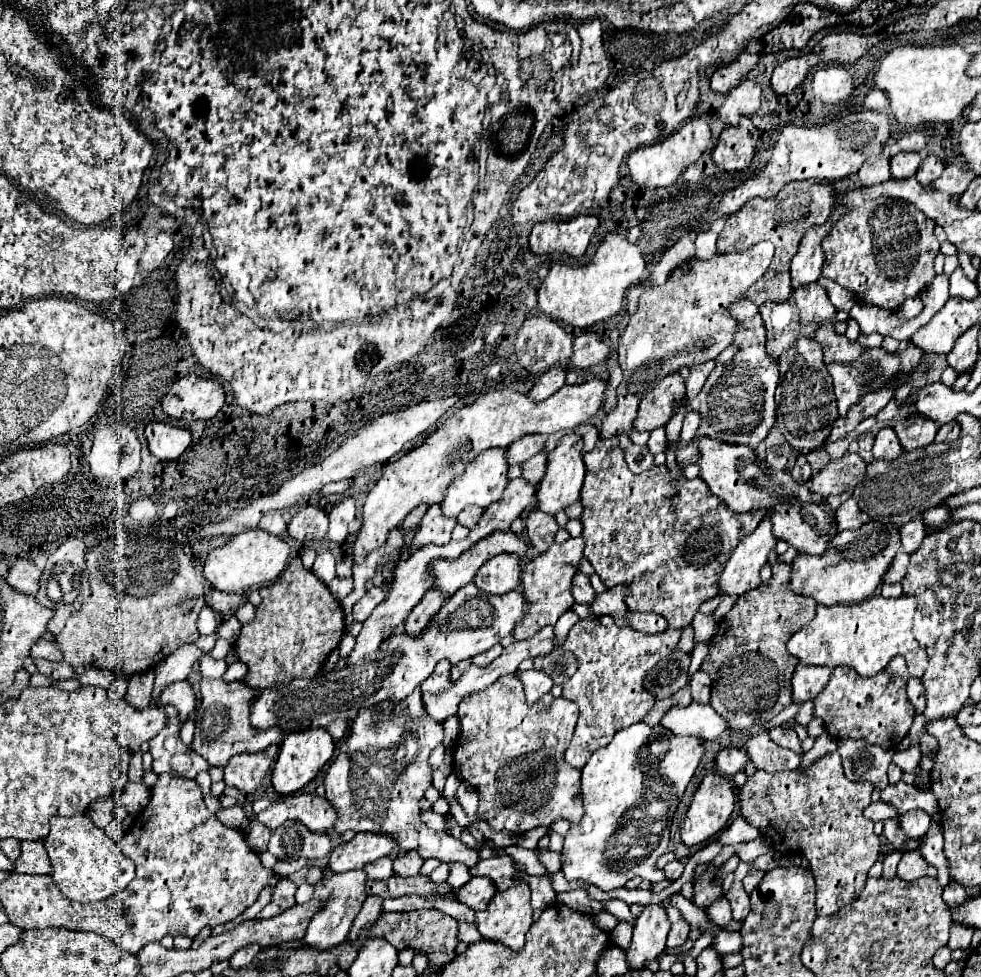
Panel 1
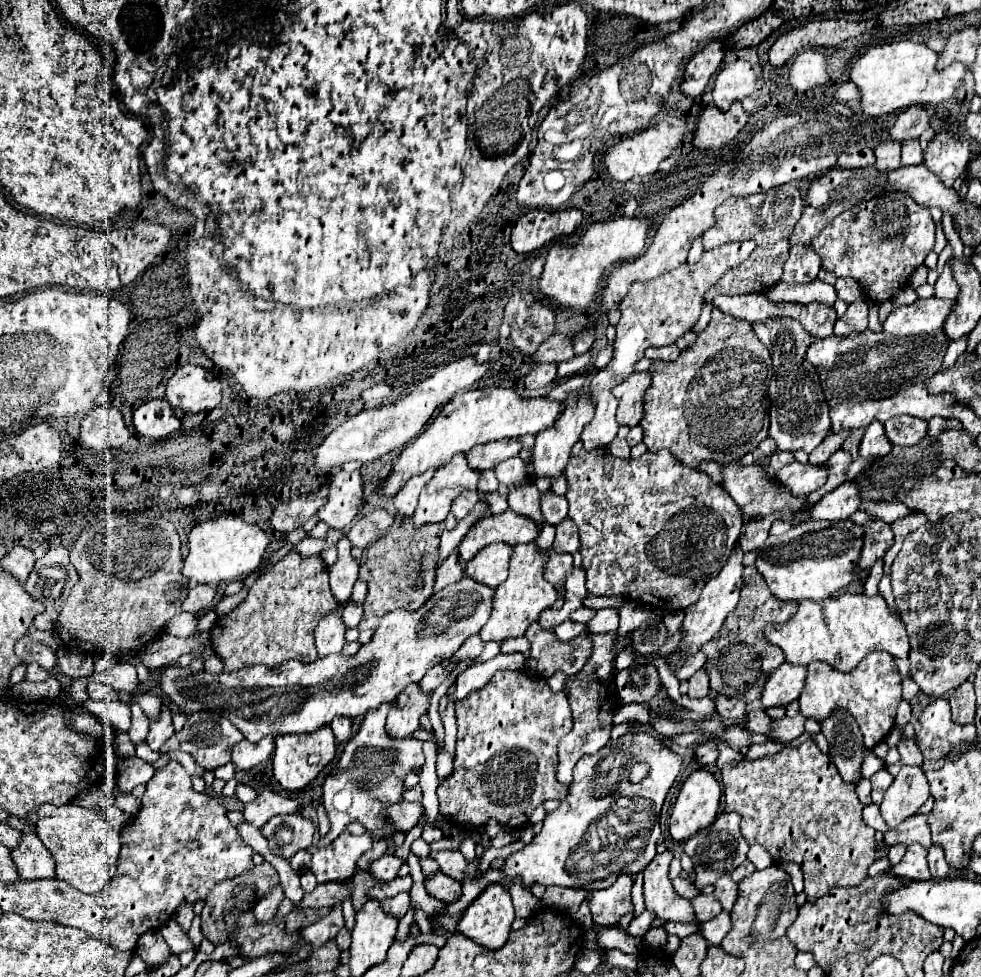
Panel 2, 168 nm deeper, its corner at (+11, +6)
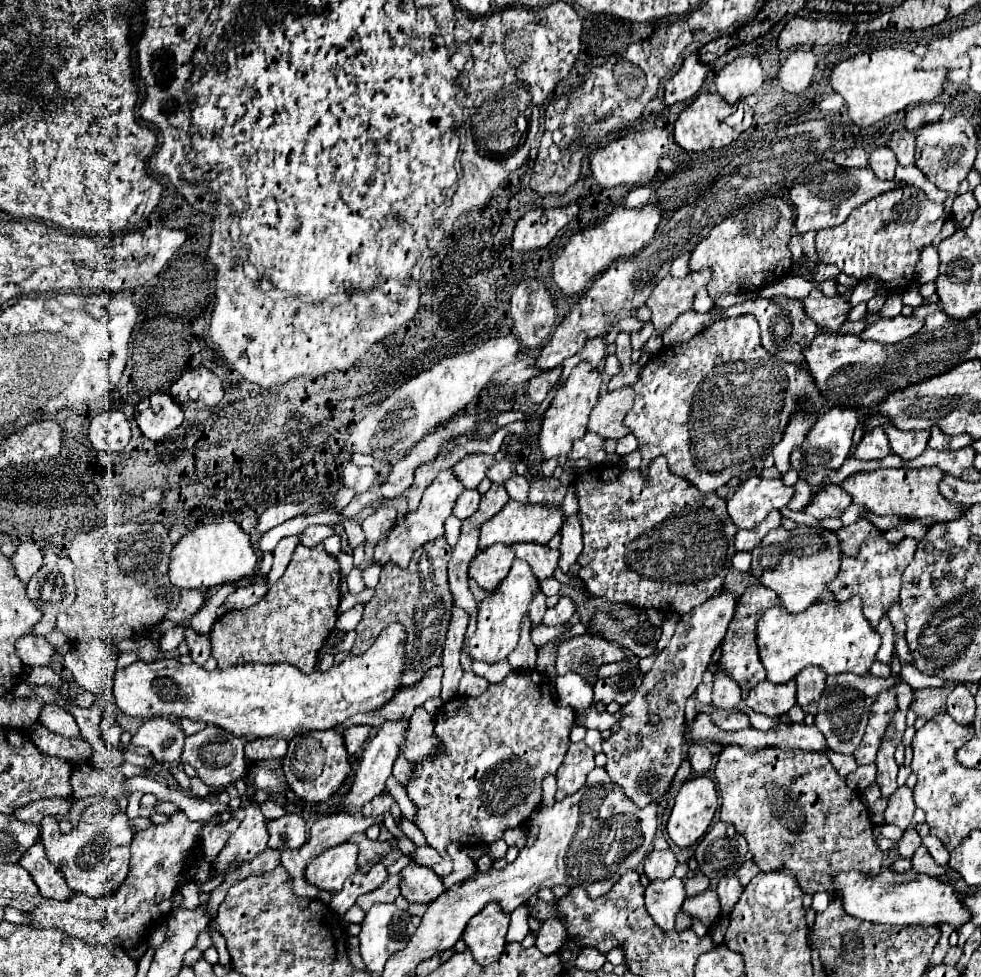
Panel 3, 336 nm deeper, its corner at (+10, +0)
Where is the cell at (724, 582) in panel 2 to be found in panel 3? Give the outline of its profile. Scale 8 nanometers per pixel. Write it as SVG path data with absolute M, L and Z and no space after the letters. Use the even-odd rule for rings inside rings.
M723 591L719 597L709 599L701 607L683 615L673 639L655 659L653 669L643 675L643 683L635 691L633 699L621 707L623 715L619 719L619 729L603 741L603 753L607 755L605 769L611 783L621 787L625 797L639 809L661 801L661 797L669 791L669 785L683 761L685 703L701 683L705 669L709 669L711 655L721 645L733 613L735 597ZM649 713L659 715L657 725L649 723Z

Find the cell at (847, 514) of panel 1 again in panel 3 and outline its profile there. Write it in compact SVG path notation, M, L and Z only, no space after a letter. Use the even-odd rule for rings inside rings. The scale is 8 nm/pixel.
M823 485L811 495L811 501L803 507L803 513L813 515L815 519L841 517L841 513L851 505L849 493L839 485Z

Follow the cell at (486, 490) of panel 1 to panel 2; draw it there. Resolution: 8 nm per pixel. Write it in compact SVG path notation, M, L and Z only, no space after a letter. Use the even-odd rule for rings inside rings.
M458 453L448 461L448 465L440 467L430 483L420 493L420 503L416 513L412 515L414 525L444 521L450 513L452 501L462 491L476 491L480 481L480 471L472 469L466 461L466 453Z

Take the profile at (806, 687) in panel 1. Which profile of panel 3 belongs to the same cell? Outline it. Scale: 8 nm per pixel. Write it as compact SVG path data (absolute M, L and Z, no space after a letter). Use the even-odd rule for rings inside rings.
M763 681L747 693L745 701L753 711L777 717L781 713L787 713L795 705L795 691L797 691L795 681L783 685L773 685L769 681Z

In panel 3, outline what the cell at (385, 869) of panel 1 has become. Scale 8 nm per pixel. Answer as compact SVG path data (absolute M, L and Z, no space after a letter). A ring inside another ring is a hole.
M365 833L351 835L349 841L359 845L359 861L357 861L359 867L365 867L367 863L373 863L375 857L377 857L379 853L381 853L381 857L385 857L385 855L391 851L391 845L389 845L389 843L383 843L383 841L371 841L371 839L367 839Z

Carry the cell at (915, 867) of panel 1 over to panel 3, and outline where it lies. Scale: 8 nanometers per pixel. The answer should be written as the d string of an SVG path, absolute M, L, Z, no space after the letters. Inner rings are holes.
M921 845L915 855L913 855L913 869L915 871L921 871L925 875L933 875L933 877L939 877L939 875L945 875L945 867L937 865L935 859L929 855L927 847Z

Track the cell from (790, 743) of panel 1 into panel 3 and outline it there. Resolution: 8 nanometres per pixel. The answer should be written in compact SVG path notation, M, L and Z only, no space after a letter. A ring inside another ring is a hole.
M735 709L735 711L713 711L711 717L713 717L713 723L723 731L739 731L739 729L751 727L749 717L745 713L741 713L739 709Z

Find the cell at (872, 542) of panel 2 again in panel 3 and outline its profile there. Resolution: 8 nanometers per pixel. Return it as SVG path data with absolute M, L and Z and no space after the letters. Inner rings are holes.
M859 519L853 525L837 529L837 539L839 539L841 551L845 555L857 555L857 549L861 547L861 543L865 539L877 537L877 535L881 535L881 531L875 525L871 525L869 521L865 521L865 519Z

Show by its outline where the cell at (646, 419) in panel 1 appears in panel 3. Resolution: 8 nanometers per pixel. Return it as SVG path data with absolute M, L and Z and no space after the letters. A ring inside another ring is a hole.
M621 387L617 391L605 393L599 397L599 403L589 415L587 431L603 437L603 439L621 439L627 435L623 419L633 405L633 389Z

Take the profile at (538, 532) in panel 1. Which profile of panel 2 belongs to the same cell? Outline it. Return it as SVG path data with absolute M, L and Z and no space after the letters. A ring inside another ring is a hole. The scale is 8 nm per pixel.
M536 485L512 487L512 491L508 493L508 503L514 513L524 515L524 517L536 521L538 525L544 523L544 517L540 511L540 491L536 489Z

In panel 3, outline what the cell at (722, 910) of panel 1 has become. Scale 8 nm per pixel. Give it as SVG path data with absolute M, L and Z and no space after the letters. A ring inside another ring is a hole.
M707 887L703 893L685 899L683 909L685 909L691 917L699 917L705 927L711 927L711 925L717 921L717 915L721 913L719 897L717 897L717 893L715 893L713 887Z

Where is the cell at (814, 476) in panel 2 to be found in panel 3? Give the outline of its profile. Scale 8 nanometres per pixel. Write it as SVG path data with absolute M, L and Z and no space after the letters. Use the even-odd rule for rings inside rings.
M749 477L741 483L731 499L727 513L739 529L751 529L761 523L769 511L785 507L793 497L793 487L785 487L781 479Z

